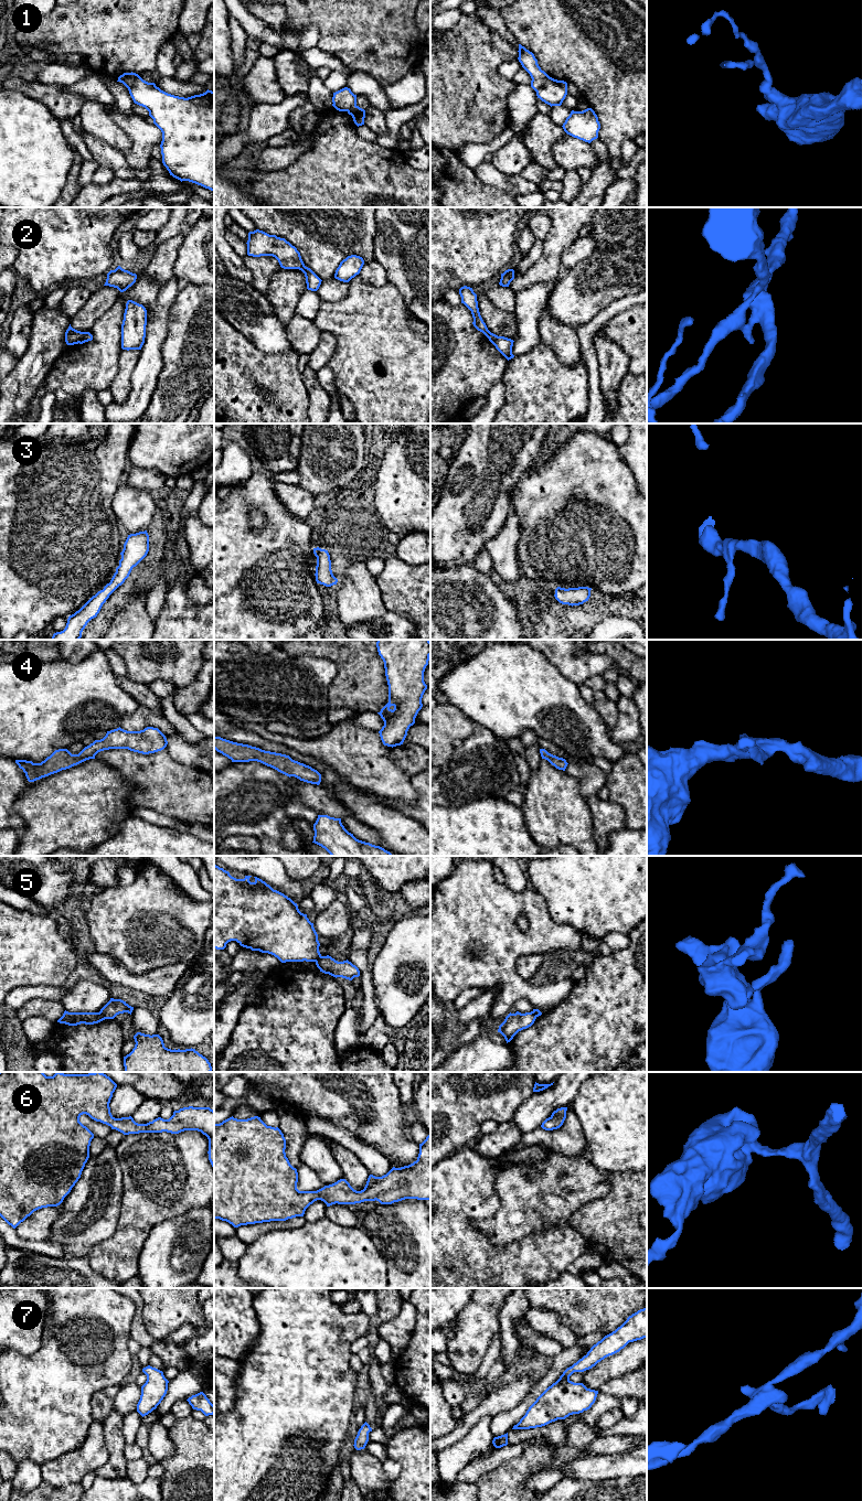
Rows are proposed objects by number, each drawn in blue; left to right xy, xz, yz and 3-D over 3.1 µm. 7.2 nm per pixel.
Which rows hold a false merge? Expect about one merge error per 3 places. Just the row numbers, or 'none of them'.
1, 2, 5

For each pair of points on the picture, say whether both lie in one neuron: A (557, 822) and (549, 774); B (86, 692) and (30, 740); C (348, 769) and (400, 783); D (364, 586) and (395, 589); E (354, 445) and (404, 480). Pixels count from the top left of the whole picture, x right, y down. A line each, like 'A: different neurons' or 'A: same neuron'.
A: same neuron
B: same neuron
C: same neuron
D: different neurons
E: different neurons

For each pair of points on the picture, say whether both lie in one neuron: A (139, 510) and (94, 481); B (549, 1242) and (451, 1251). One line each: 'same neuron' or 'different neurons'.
A: different neurons
B: same neuron

